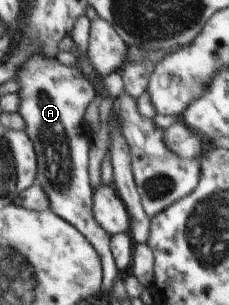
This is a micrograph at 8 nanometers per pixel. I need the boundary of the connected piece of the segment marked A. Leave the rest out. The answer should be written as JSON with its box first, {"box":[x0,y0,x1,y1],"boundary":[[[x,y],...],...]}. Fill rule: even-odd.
{"box":[17,54,120,289],"boundary":[[[34,54],[28,59],[19,69],[17,77],[21,87],[18,91],[21,99],[18,112],[26,121],[24,130],[31,137],[38,157],[36,183],[47,193],[49,209],[76,226],[100,253],[103,262],[103,285],[110,289],[120,271],[111,252],[112,235],[92,217],[93,197],[88,177],[90,141],[88,137],[82,137],[82,133],[90,131],[82,121],[88,105],[94,101],[96,90],[77,66],[66,66],[56,58],[47,58],[40,54]]]}

